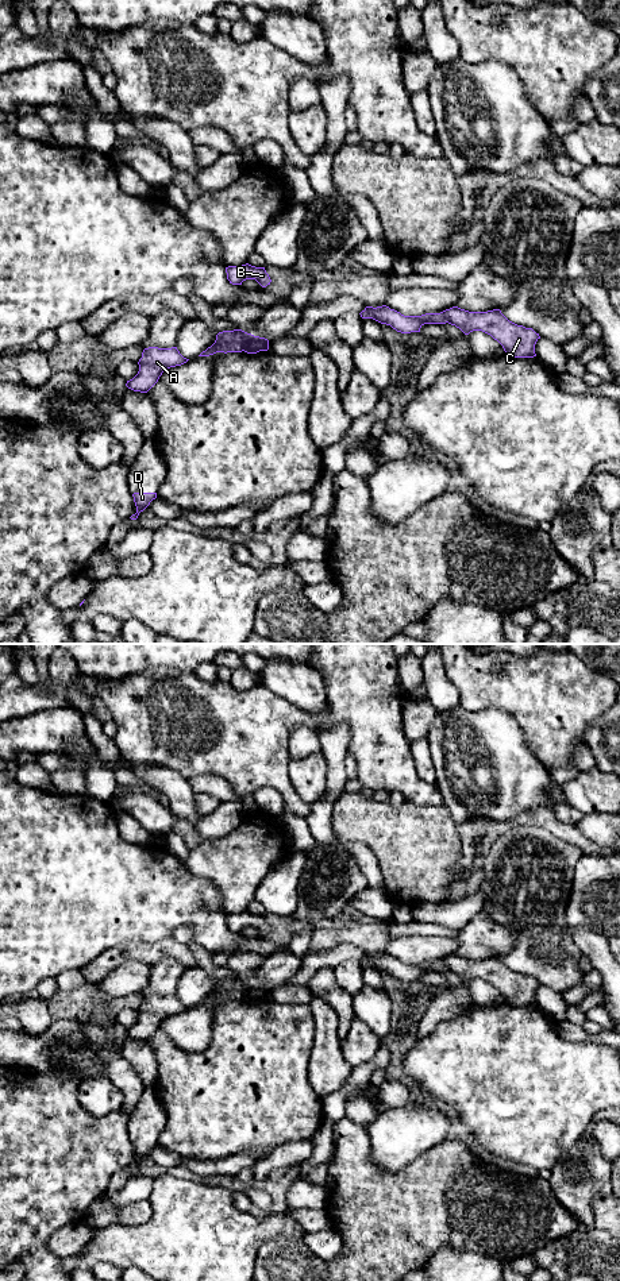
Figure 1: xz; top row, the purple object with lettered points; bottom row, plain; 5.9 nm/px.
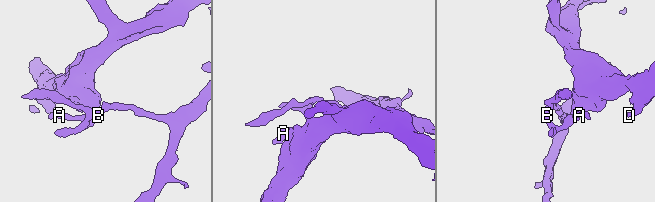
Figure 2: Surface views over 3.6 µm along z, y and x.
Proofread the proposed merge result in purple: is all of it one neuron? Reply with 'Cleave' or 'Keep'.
Cleave

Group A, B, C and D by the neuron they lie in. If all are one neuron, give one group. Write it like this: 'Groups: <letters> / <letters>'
Groups: A B C / D

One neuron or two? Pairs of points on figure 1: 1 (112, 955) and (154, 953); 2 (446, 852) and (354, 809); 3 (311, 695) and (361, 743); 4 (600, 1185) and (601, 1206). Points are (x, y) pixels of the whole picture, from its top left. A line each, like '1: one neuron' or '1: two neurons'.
1: one neuron
2: one neuron
3: two neurons
4: two neurons

